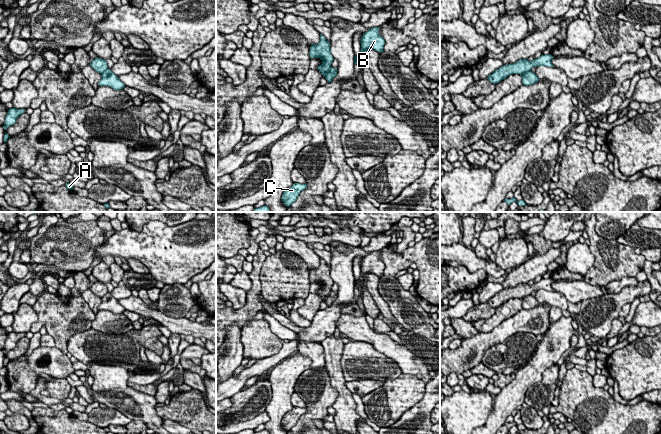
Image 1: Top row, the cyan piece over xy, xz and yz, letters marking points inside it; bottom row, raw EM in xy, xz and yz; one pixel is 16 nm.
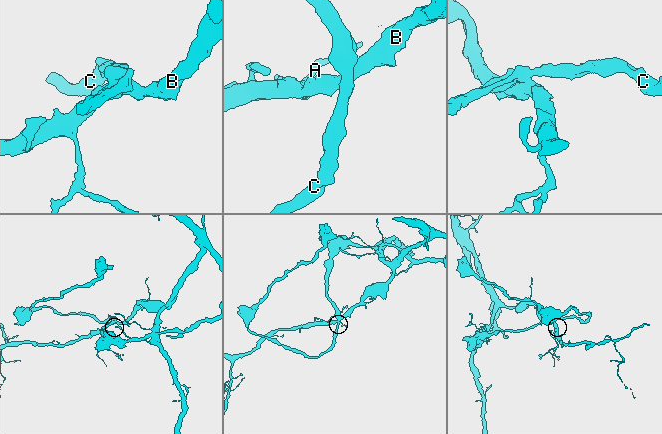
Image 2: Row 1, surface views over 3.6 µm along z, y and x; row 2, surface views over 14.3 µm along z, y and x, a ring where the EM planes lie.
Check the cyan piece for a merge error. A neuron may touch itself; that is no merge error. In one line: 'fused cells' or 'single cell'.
fused cells

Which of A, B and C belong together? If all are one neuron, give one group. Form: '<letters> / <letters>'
A B / C

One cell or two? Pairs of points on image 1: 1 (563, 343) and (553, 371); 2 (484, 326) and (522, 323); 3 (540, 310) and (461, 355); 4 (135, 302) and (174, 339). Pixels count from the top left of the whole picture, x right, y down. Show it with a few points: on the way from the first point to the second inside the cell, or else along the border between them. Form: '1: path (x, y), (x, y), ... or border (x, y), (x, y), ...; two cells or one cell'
1: border (555, 363), (543, 372), (542, 378), (539, 381); two cells
2: border (518, 312), (504, 319), (489, 331), (477, 332); two cells
3: path (520, 322), (509, 326), (498, 335), (481, 342); one cell
4: border (171, 332), (179, 334); two cells

